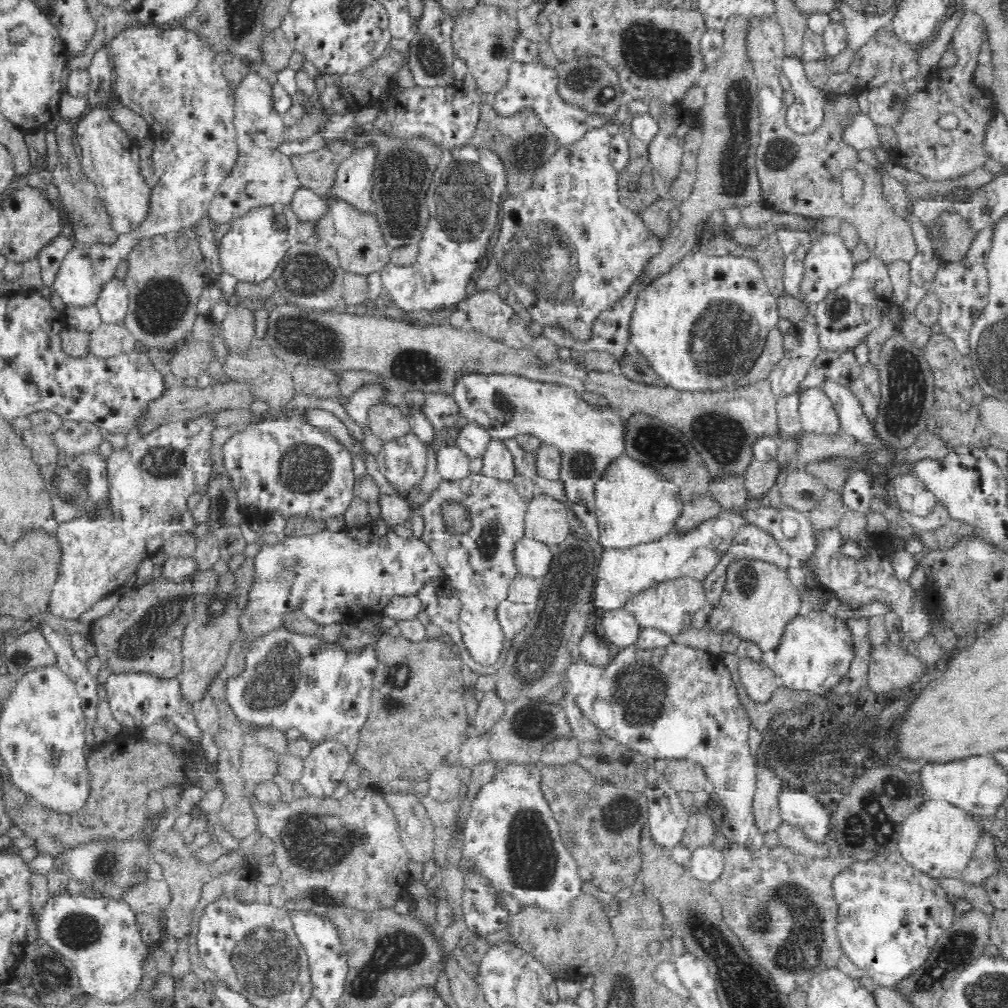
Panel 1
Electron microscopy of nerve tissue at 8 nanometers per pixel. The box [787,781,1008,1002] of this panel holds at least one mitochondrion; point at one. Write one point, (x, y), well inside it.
(961, 944)

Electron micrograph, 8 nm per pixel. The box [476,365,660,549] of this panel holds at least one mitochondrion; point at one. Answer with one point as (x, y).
(582, 464)

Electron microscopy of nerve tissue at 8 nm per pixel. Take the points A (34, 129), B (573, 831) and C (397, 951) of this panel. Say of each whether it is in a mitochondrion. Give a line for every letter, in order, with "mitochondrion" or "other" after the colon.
A: other
B: mitochondrion
C: mitochondrion

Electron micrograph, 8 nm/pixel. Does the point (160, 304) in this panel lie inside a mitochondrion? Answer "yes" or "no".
yes

